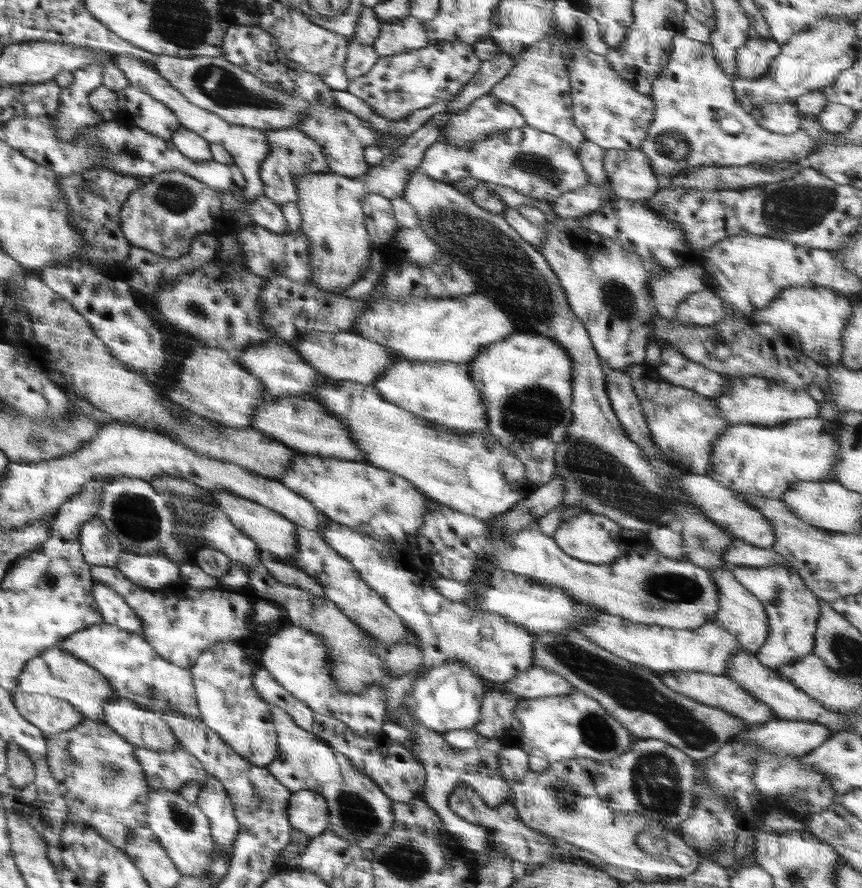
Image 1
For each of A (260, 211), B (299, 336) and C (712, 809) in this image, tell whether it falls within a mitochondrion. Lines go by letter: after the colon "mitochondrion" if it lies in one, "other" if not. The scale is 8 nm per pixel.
A: other
B: other
C: other

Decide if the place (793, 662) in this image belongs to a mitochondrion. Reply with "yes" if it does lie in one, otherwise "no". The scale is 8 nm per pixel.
no

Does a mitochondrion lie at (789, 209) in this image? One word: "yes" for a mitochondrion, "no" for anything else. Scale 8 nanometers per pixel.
yes

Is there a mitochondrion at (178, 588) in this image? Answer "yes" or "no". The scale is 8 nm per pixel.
no

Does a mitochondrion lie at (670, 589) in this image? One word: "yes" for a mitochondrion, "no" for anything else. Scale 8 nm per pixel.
yes

